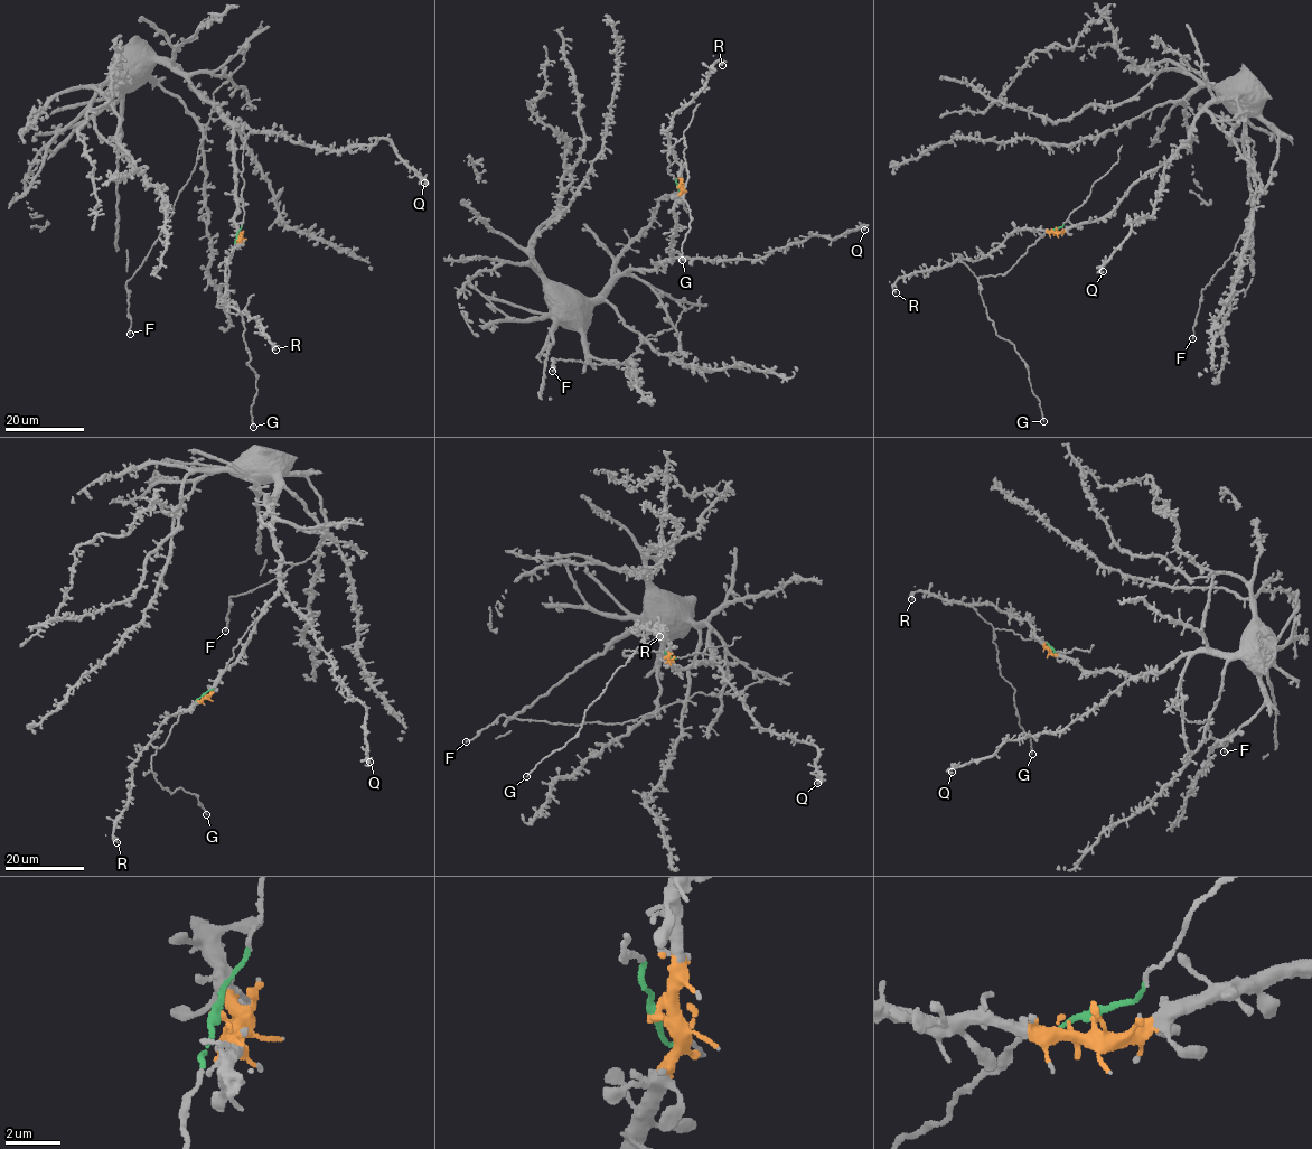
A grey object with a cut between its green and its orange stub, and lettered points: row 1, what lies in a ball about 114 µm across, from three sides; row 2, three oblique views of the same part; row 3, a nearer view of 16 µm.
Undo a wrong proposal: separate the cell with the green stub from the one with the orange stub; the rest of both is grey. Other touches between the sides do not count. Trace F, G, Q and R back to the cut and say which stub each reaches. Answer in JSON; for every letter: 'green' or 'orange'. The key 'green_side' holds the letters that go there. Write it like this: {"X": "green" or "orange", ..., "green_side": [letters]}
{"F": "orange", "G": "green", "Q": "orange", "R": "orange", "green_side": ["G"]}

